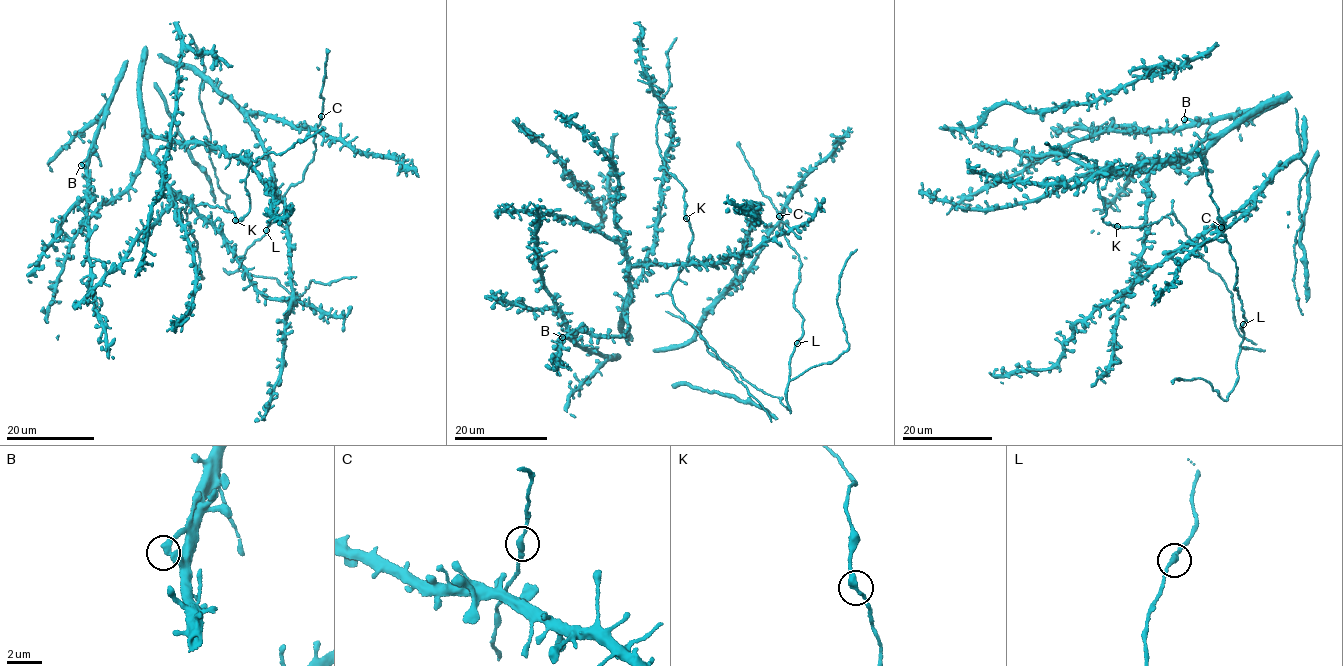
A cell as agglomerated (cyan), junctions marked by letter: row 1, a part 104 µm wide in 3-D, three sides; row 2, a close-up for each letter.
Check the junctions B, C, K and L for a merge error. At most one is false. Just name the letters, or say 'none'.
none

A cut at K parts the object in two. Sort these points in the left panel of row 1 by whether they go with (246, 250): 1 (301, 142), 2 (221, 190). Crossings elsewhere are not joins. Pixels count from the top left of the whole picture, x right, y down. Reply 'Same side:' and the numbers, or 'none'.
Same side: 2

